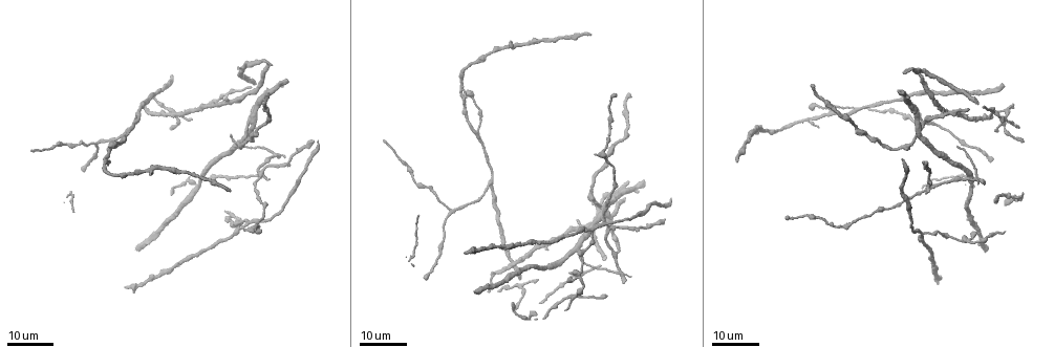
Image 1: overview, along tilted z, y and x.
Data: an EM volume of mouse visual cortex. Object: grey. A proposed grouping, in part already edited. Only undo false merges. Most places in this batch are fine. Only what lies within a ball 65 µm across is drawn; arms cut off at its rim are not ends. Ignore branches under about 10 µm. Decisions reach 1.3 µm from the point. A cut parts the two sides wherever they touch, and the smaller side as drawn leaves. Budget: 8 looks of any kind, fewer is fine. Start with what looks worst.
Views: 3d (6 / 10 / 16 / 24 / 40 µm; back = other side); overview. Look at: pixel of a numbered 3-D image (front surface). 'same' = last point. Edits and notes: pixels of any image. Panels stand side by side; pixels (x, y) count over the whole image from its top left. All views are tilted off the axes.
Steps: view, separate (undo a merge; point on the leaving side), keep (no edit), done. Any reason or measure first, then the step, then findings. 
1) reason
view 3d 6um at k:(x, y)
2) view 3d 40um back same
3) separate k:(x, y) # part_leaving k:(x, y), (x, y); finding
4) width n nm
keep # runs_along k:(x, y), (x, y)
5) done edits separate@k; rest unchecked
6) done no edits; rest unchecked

thin arm on a thick one
view 3d 16um at 1:(252, 123)

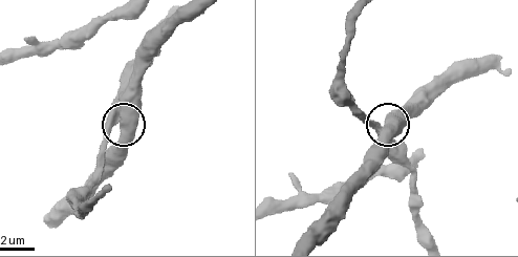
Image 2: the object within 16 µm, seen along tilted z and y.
view 3d 6um at 2:(119, 123)

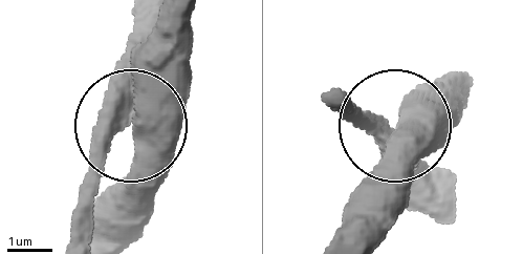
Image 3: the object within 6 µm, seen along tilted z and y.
view 3d 6um back at 3:(135, 131)

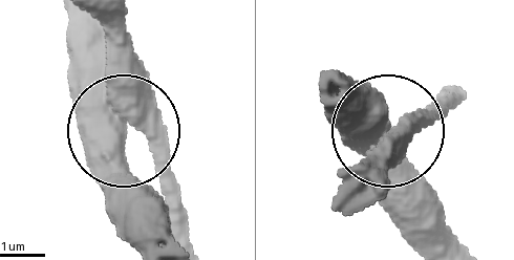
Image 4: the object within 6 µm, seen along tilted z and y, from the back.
arms 3
keep # runs_along 4:(114, 51), (121, 120), (148, 146), (184, 214); continuous, no second neuron

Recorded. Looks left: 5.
three-way junction
view 3d 24um at 1:(245, 225)

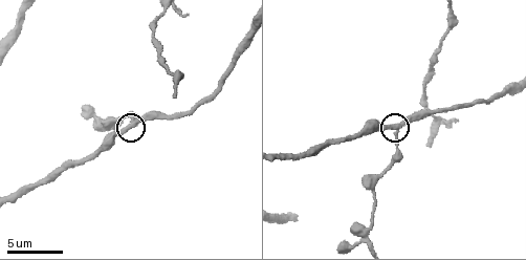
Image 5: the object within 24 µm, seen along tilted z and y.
zoom in
view 3d 10um at 5:(396, 126)

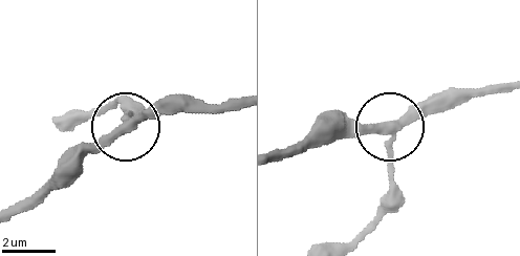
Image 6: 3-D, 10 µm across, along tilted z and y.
keep # runs_along 6:(499, 89), (437, 97), (403, 111), (389, 134), (389, 192); continuous, no second neuron

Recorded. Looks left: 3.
view 3d 16um at 1:(162, 112)

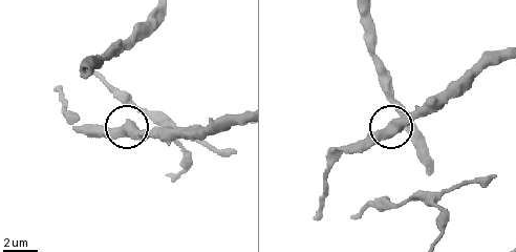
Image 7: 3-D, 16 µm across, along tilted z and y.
view 3d 6um at 7:(129, 124)

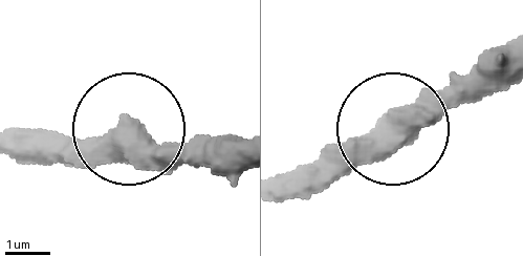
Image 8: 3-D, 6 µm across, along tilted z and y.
keep # continuous, no second neuron

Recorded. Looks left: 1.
done no edits; rest unchecked

